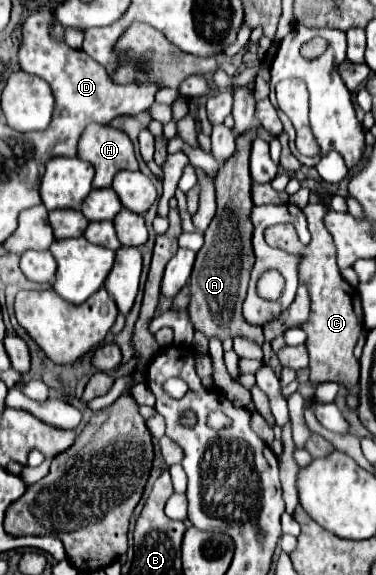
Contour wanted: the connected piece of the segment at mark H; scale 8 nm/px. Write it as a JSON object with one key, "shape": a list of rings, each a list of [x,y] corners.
{"shape":[[[89,124],[79,138],[77,156],[93,164],[93,188],[111,186],[115,174],[121,170],[137,170],[137,158],[129,136],[113,126]]]}

